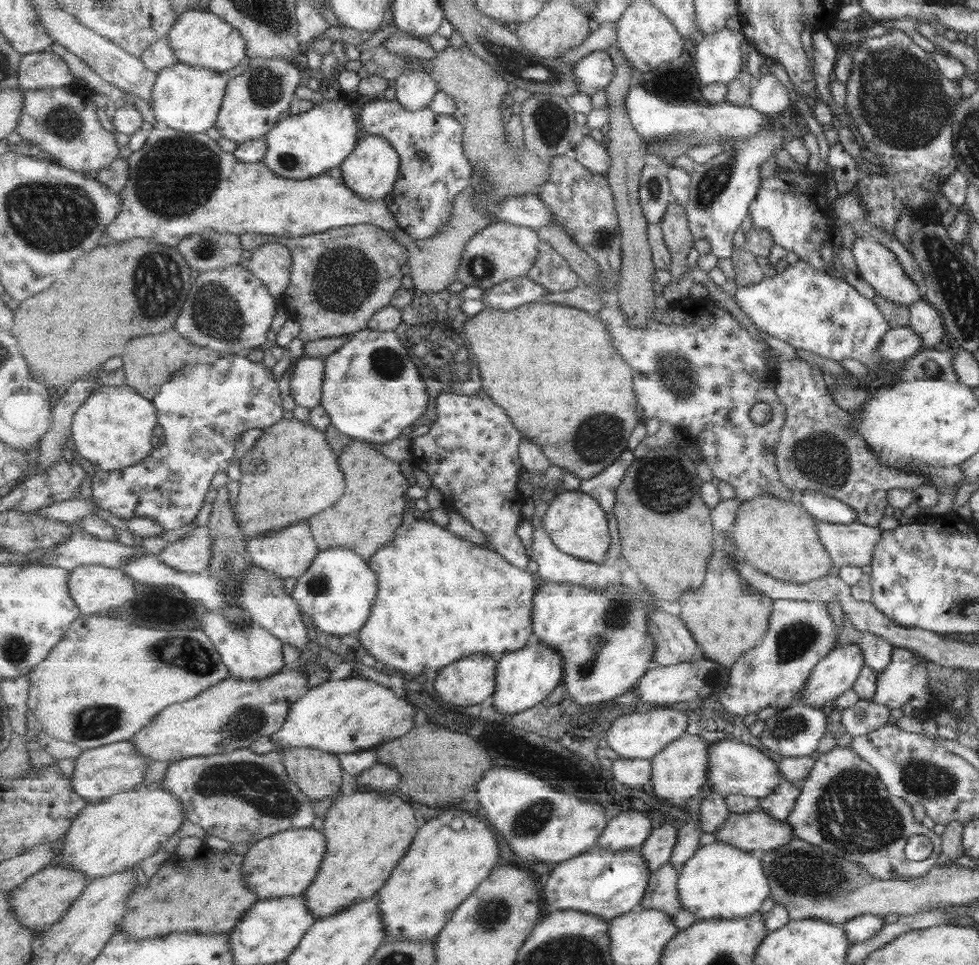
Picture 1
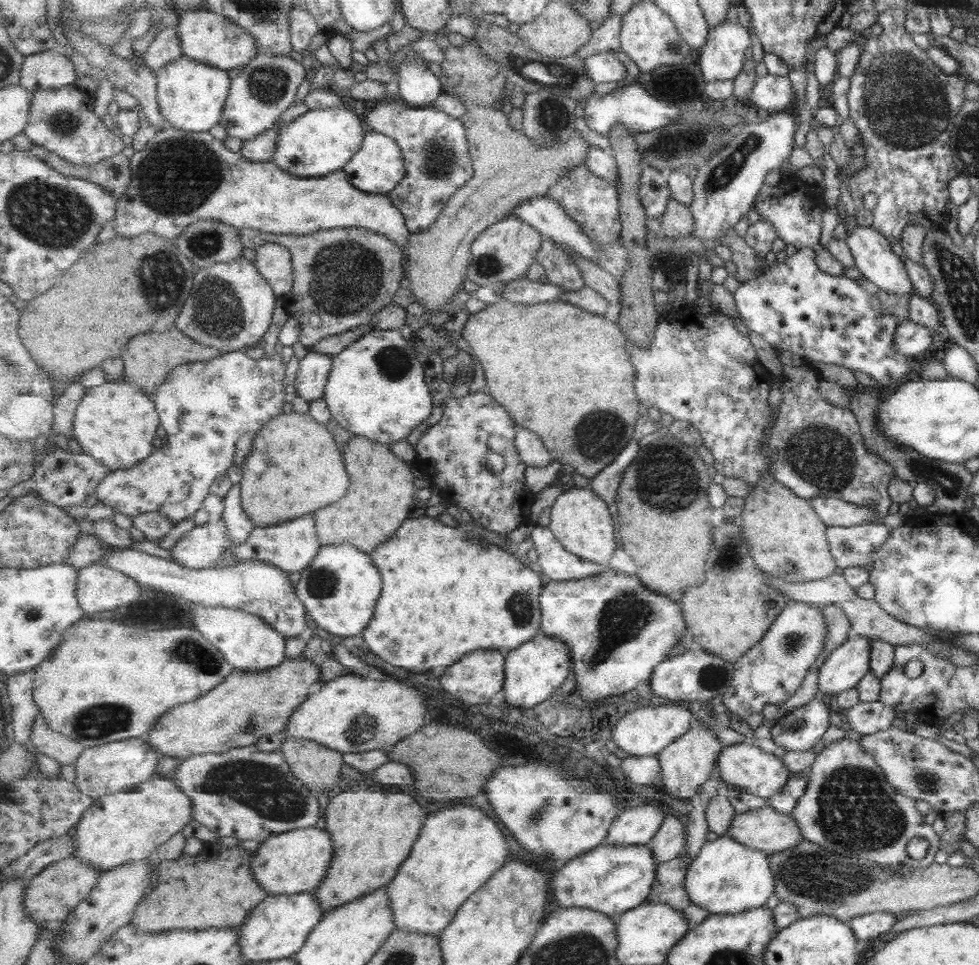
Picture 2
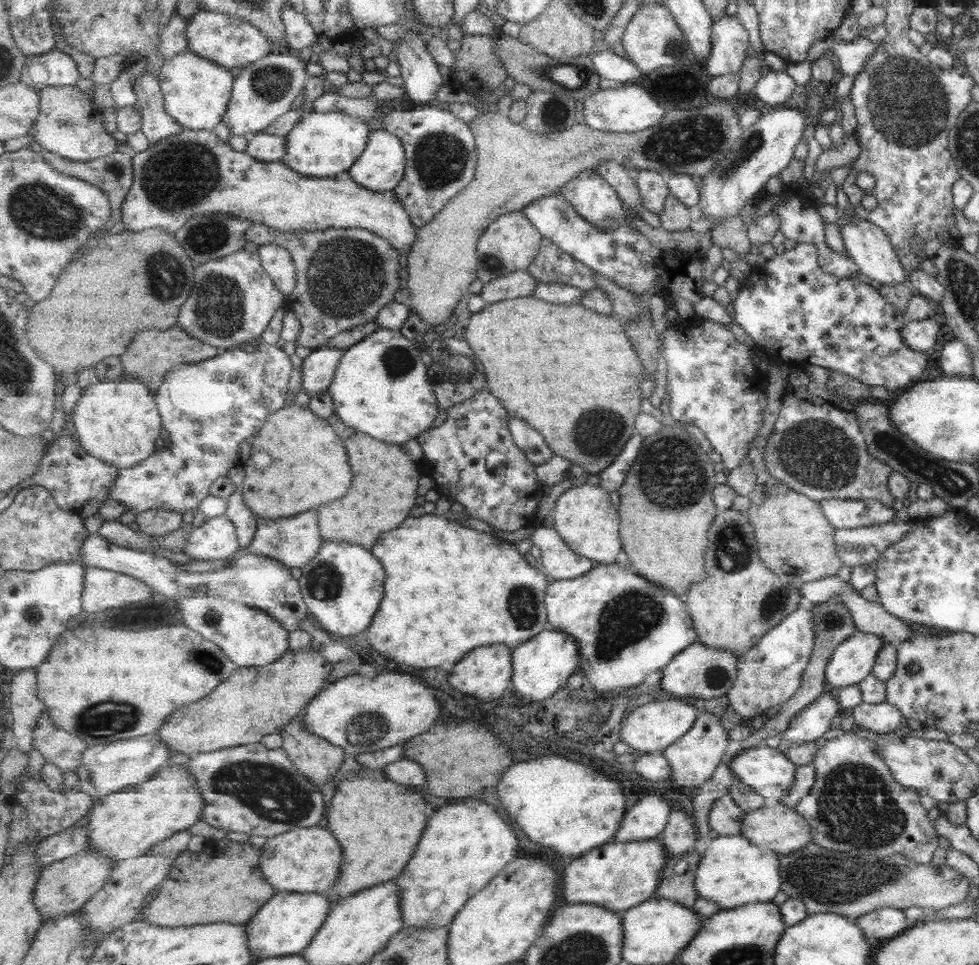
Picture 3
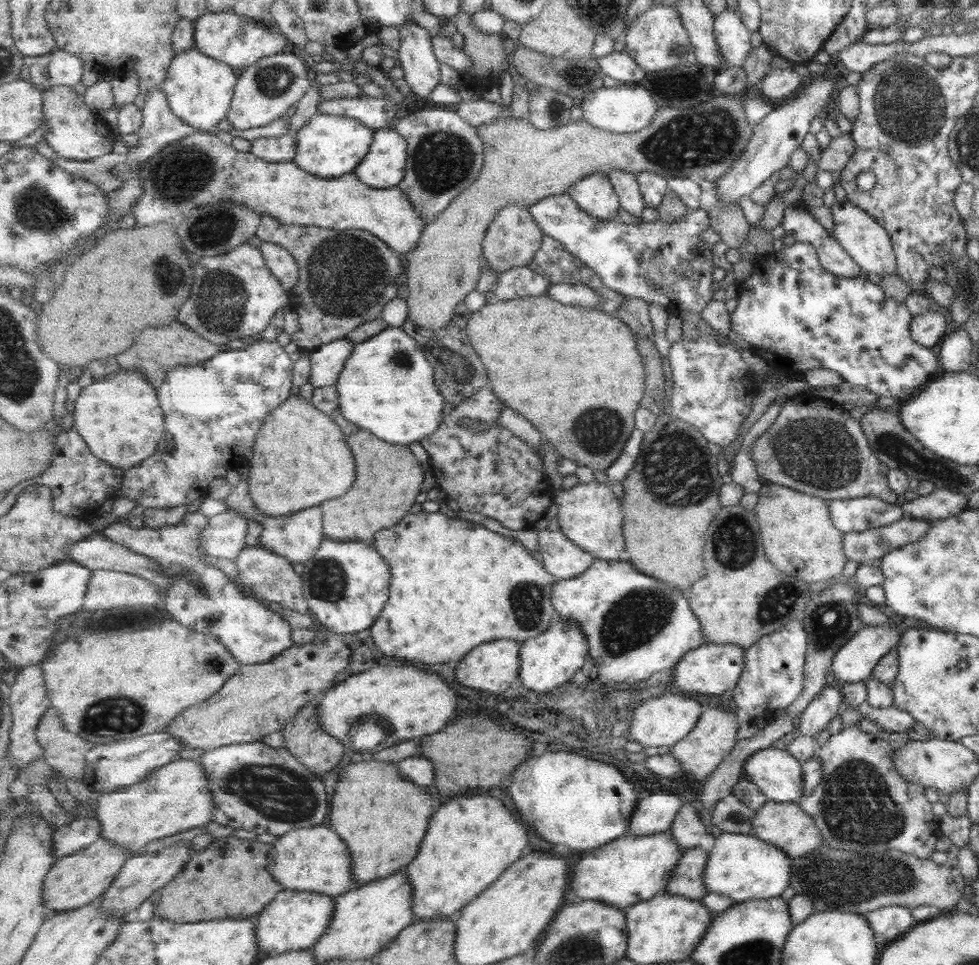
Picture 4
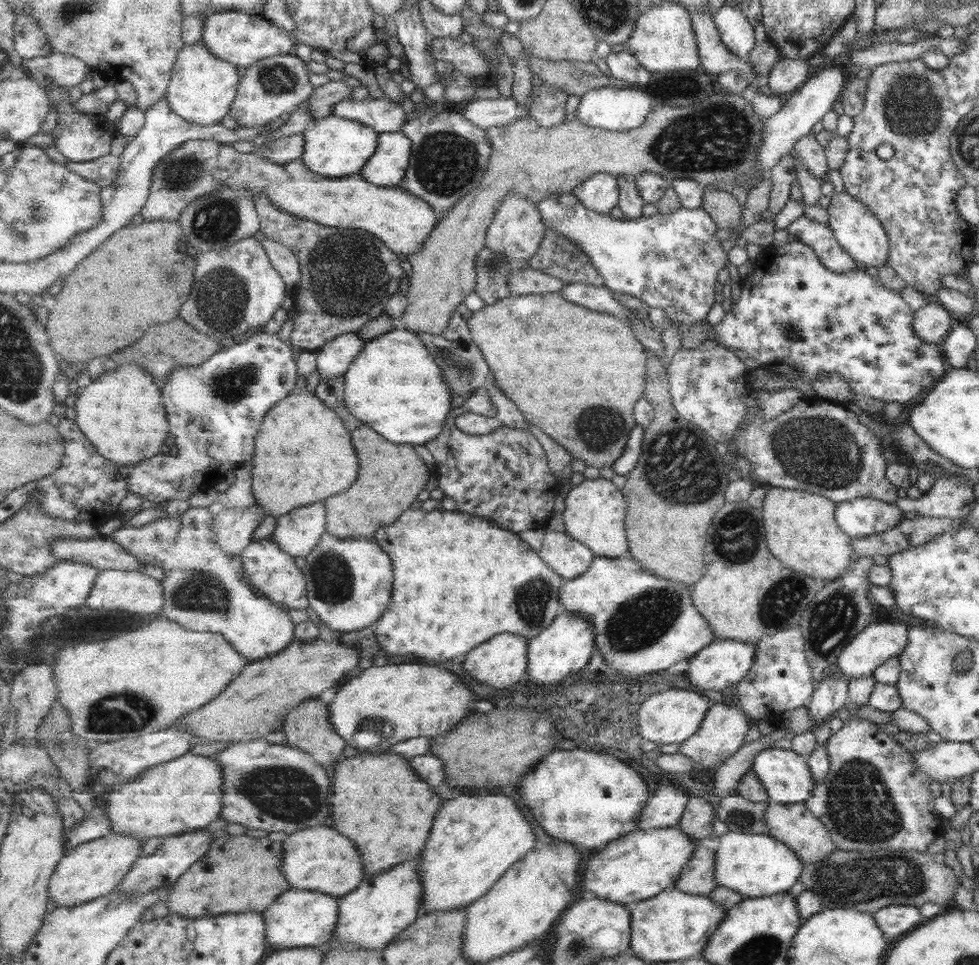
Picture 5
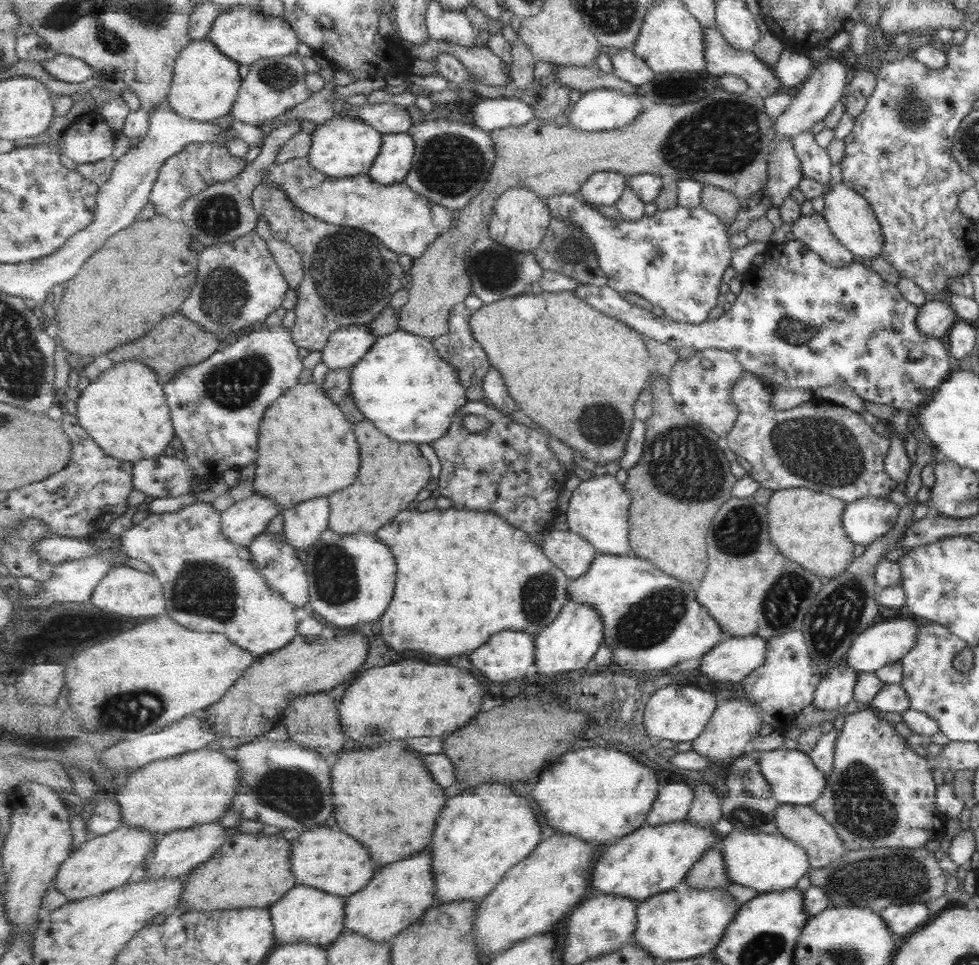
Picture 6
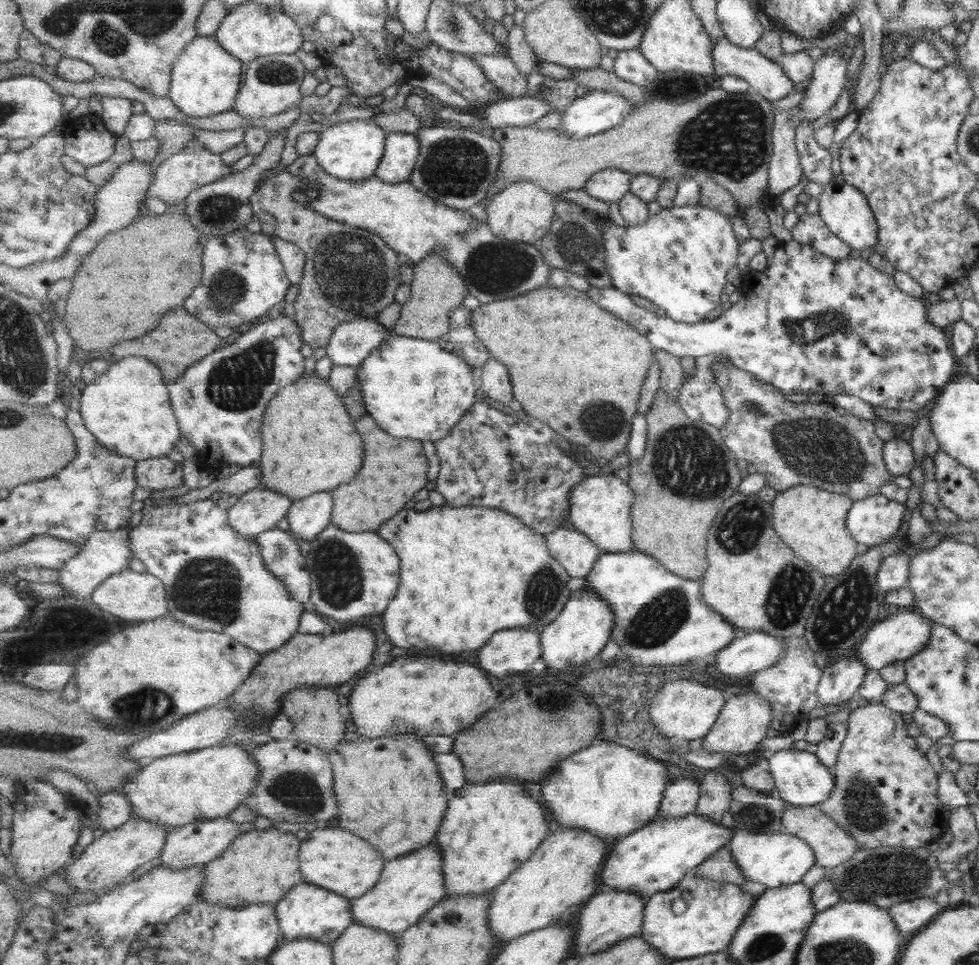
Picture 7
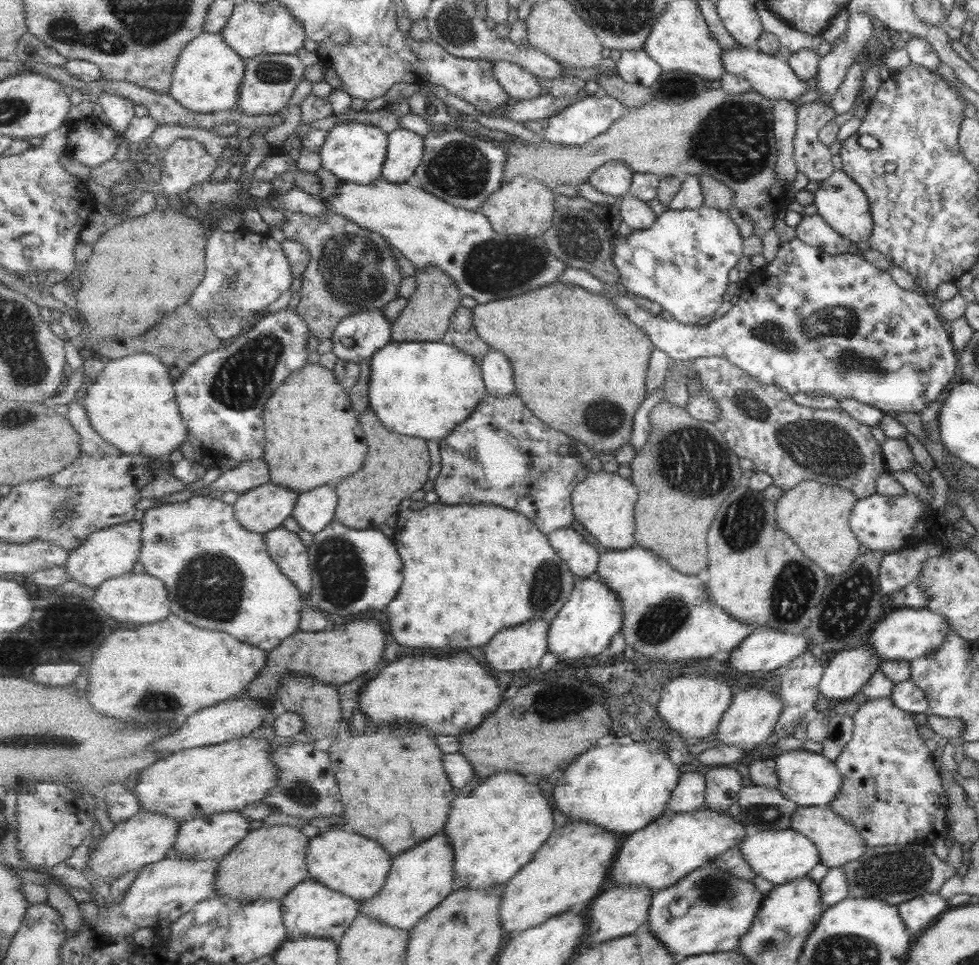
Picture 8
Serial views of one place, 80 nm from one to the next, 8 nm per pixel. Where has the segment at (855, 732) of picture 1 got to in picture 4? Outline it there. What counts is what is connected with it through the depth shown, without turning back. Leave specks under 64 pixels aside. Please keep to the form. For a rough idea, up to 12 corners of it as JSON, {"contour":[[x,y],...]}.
{"contour":[[863,701],[857,710],[884,735],[913,734],[917,720],[893,706],[873,708]]}

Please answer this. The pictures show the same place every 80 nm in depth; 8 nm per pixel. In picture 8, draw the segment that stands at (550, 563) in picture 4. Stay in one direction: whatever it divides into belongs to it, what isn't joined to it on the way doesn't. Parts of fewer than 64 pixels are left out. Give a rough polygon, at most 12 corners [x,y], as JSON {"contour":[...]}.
{"contour":[[571,527],[548,534],[573,574],[594,576],[599,552]]}

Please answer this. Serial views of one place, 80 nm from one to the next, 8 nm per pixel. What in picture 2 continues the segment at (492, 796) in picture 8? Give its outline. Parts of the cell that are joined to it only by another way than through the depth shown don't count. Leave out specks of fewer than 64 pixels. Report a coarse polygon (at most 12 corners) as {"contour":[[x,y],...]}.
{"contour":[[481,808],[429,816],[386,886],[397,930],[439,935],[509,861]]}

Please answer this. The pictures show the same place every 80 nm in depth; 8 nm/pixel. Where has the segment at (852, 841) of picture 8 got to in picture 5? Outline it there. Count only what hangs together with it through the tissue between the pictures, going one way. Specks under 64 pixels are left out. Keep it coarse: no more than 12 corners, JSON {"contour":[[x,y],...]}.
{"contour":[[769,803],[764,834],[783,842],[801,863],[837,849],[803,803]]}

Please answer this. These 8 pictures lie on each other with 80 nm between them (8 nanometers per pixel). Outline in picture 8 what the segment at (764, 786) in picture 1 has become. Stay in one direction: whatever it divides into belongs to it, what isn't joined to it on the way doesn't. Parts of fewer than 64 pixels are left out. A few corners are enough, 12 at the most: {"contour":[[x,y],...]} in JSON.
{"contour":[[803,749],[772,761],[777,791],[828,806],[841,790],[834,760]]}

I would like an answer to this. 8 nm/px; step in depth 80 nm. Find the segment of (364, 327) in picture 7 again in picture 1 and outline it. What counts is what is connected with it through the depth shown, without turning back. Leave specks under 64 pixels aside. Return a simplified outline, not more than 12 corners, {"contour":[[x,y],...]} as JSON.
{"contour":[[323,357],[299,358],[289,389],[296,404],[322,404]]}

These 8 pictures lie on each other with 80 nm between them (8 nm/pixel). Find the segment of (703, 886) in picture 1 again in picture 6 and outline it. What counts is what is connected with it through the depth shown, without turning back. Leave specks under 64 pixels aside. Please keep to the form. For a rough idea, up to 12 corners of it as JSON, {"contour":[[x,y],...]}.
{"contour":[[733,829],[729,878],[758,893],[793,889],[810,869],[779,833]]}

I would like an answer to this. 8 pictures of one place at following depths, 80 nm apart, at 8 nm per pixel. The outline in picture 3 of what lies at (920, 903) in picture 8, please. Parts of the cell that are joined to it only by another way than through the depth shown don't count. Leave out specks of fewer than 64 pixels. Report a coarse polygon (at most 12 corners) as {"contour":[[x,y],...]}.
{"contour":[[887,906],[852,922],[869,941],[896,937],[909,925]]}

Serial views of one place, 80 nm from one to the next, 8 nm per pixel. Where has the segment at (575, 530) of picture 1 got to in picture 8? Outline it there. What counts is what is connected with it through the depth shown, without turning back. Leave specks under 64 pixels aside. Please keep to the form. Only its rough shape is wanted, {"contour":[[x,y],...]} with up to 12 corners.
{"contour":[[589,473],[576,520],[608,550],[636,545],[635,483]]}

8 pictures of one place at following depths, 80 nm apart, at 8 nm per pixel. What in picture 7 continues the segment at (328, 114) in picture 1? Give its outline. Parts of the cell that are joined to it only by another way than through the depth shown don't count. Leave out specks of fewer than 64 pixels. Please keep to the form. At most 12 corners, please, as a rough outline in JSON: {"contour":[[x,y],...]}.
{"contour":[[370,120],[321,132],[314,155],[337,178],[376,174],[388,133]]}

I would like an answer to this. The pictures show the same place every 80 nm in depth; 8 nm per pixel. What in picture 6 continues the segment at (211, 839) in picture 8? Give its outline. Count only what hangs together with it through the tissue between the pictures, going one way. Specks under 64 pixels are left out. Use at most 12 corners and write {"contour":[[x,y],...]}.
{"contour":[[217,821],[165,833],[141,880],[190,874],[227,840]]}

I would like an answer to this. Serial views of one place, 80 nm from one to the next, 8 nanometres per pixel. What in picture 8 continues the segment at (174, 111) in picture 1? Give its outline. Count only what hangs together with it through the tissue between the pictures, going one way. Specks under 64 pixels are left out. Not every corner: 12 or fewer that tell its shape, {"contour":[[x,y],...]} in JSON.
{"contour":[[221,33],[178,58],[169,94],[197,113],[235,109],[246,59]]}

